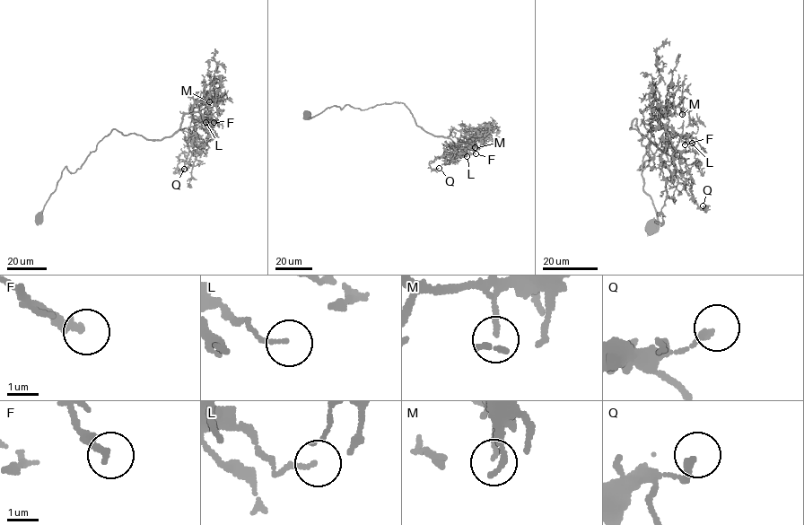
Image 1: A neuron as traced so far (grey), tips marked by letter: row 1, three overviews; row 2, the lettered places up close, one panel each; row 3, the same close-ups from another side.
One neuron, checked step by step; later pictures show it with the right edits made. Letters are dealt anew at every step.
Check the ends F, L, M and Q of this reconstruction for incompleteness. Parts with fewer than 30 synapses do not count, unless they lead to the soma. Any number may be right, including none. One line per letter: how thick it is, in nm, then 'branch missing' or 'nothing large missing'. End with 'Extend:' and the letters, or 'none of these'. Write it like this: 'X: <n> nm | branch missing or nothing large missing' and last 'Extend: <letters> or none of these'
F: 280 nm | nothing large missing
L: 130 nm | nothing large missing
M: 100 nm | nothing large missing
Q: 220 nm | nothing large missing
Extend: none of these

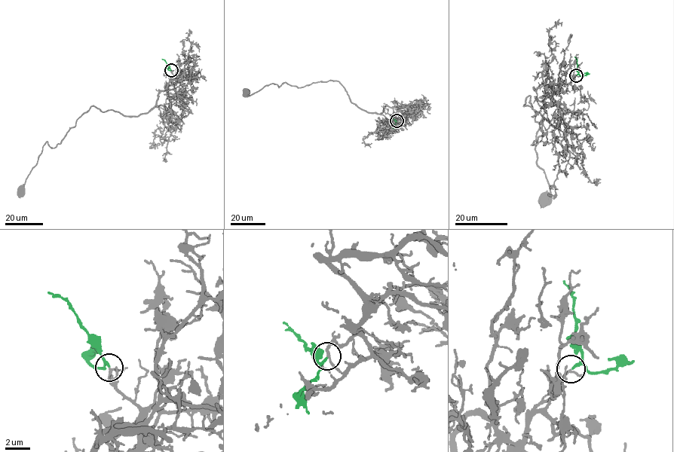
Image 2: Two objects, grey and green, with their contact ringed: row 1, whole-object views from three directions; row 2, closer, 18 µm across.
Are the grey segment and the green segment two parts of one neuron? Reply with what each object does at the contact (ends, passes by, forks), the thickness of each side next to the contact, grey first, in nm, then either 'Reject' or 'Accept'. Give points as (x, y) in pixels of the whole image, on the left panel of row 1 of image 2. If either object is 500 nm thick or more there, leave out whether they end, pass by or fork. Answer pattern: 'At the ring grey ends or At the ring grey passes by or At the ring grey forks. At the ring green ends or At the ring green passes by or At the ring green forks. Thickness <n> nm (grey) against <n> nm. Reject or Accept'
At the ring grey passes by. At the ring green passes by. Thickness 150 nm (grey) against 150 nm. Accept

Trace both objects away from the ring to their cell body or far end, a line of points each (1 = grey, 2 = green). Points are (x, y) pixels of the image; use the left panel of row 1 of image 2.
1: (171, 70), (176, 81), (146, 113), (125, 116), (91, 106), (61, 142), (53, 148), (47, 142), (21, 190)
2: (171, 70), (161, 59)

